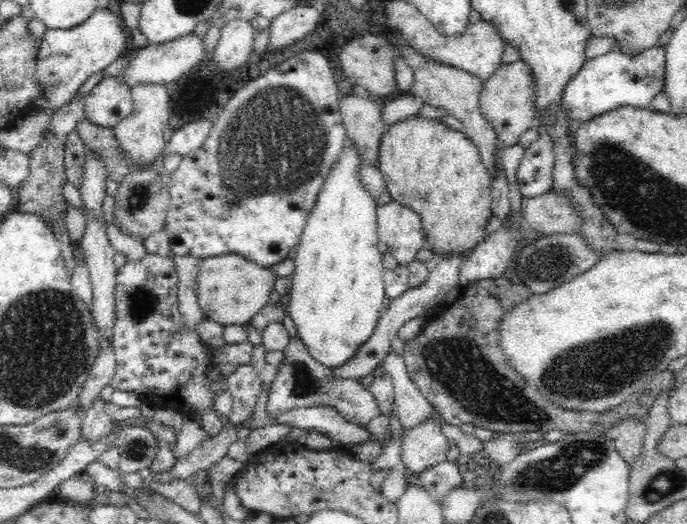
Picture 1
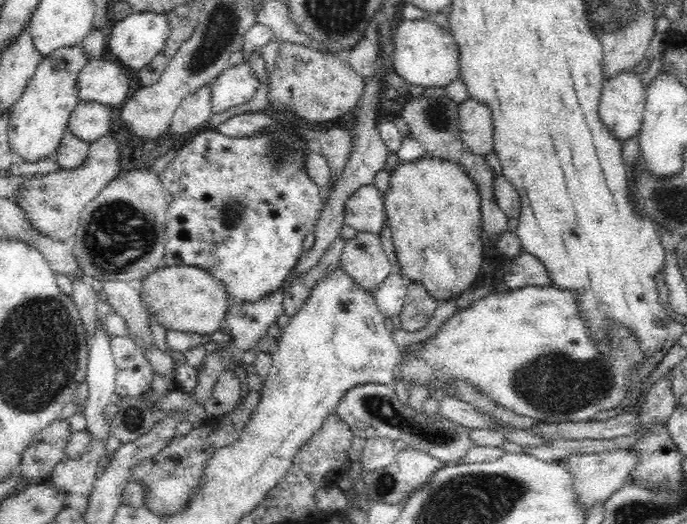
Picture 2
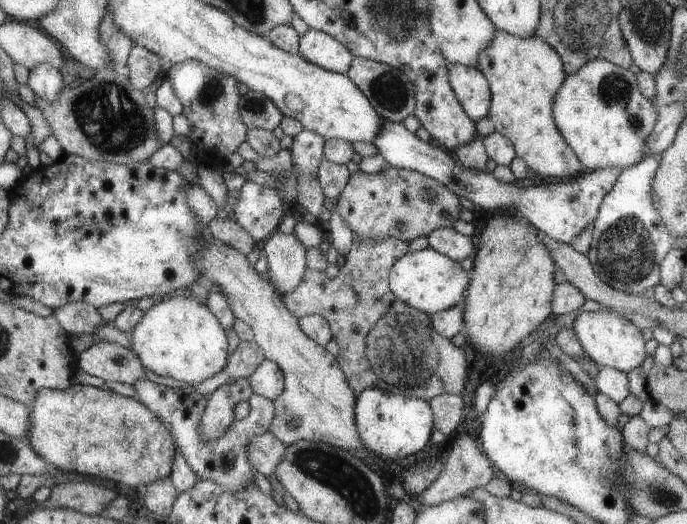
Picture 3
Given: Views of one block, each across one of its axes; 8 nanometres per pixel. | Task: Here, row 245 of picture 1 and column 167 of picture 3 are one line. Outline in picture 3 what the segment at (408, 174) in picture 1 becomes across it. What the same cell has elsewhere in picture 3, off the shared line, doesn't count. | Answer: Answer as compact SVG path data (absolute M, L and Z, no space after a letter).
M72 384L65 390L41 388L37 390L33 406L29 408L29 422L31 426L25 440L52 469L89 474L93 478L105 478L140 489L169 476L175 454L174 438L158 416L136 398L82 384Z

